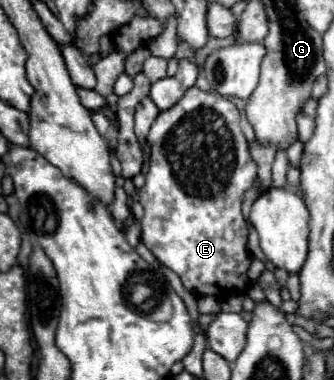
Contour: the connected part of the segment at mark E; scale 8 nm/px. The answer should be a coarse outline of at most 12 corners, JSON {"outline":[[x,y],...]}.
{"outline":[[238,107],[156,117],[142,243],[196,297],[250,287]]}

